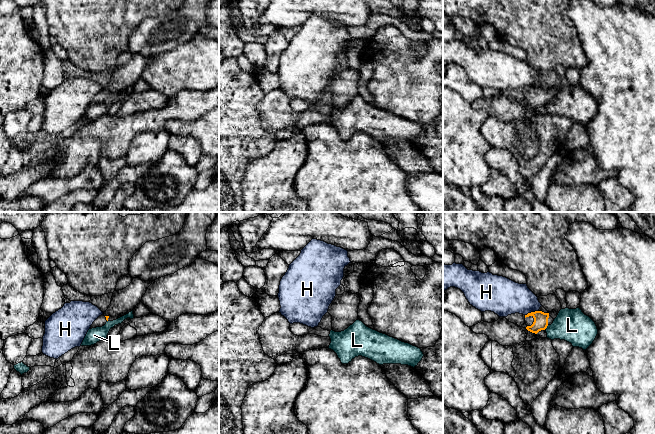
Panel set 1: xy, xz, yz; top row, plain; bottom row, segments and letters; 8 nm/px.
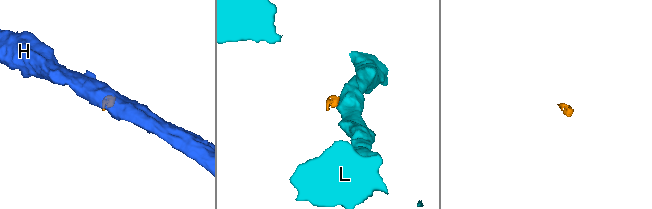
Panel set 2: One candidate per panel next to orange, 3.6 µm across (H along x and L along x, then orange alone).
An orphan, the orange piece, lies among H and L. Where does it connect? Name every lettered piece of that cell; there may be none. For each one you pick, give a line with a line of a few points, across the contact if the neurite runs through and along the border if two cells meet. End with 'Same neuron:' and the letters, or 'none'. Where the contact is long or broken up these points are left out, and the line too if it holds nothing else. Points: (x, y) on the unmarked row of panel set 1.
Same neuron: none

